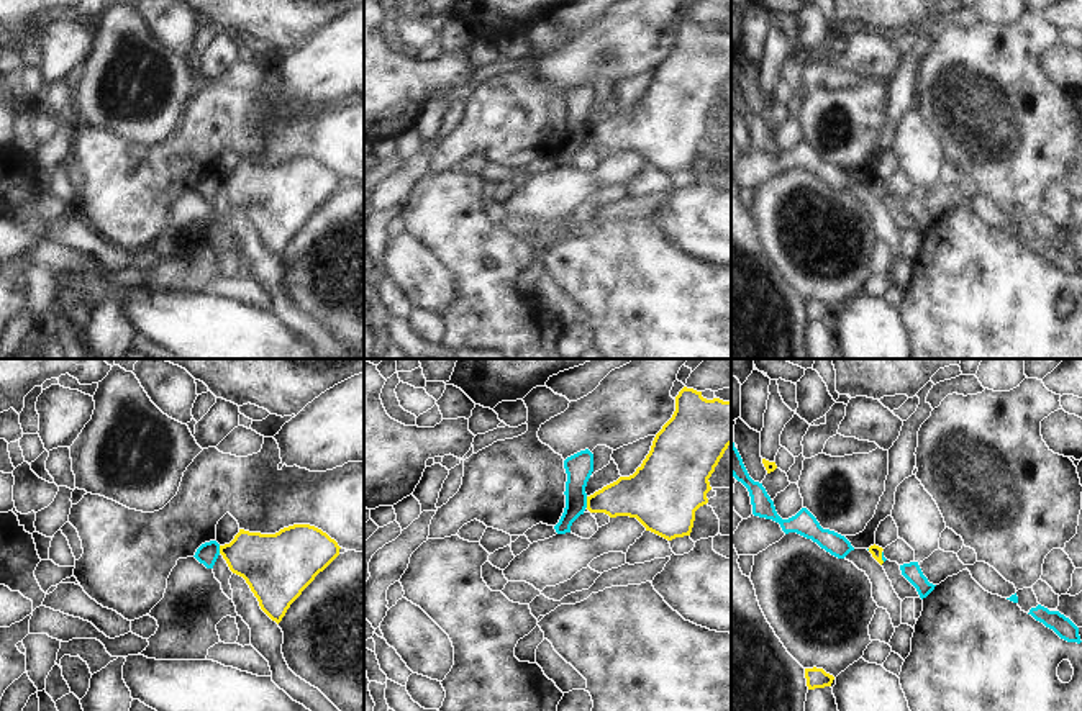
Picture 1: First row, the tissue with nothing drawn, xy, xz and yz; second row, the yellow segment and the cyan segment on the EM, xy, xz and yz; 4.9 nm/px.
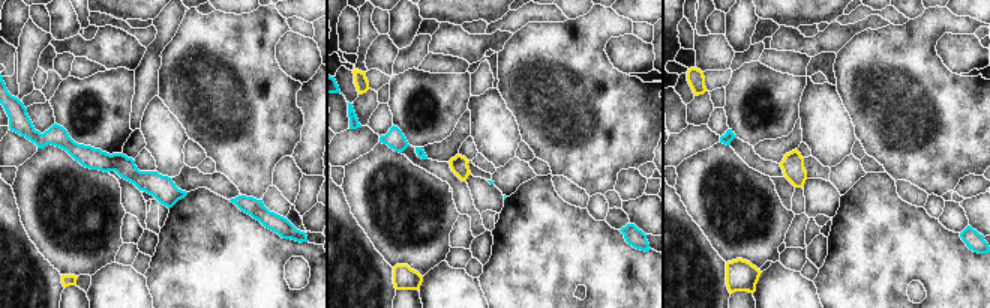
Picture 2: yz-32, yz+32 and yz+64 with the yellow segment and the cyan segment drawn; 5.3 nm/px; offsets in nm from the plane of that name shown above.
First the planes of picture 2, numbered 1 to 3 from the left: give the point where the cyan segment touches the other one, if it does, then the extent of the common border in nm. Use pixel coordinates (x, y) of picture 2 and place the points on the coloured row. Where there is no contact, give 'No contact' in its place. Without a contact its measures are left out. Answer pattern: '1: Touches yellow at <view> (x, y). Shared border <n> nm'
1: No contact
2: No contact
3: No contact.

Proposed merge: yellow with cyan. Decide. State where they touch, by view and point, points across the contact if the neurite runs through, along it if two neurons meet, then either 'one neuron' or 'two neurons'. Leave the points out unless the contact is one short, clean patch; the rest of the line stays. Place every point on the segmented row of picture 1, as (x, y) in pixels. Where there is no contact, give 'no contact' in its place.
meets yellow in xz at (587, 502); border along xz (586, 497), (587, 507); two neurons

